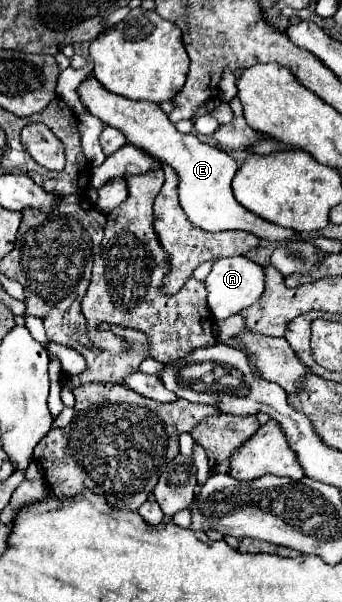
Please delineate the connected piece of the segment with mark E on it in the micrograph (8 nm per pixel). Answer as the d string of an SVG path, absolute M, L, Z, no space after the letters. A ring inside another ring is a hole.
M87 77L79 85L77 93L79 93L83 105L93 115L97 115L105 125L123 131L123 135L127 137L127 141L131 145L149 153L157 161L171 165L177 171L179 201L193 225L205 229L205 231L211 231L211 233L219 233L219 231L227 231L227 229L243 229L243 231L253 233L267 241L287 241L287 239L295 237L295 231L283 229L269 221L263 221L263 219L255 217L255 213L243 209L237 203L233 189L231 189L231 181L237 173L235 159L229 153L221 151L219 147L203 143L193 133L189 133L189 135L179 133L175 129L175 125L169 121L167 113L163 113L159 105L149 103L149 101L123 99L121 95L109 93L105 87L101 87L101 83L95 77ZM123 101L125 101L125 105L123 105Z

